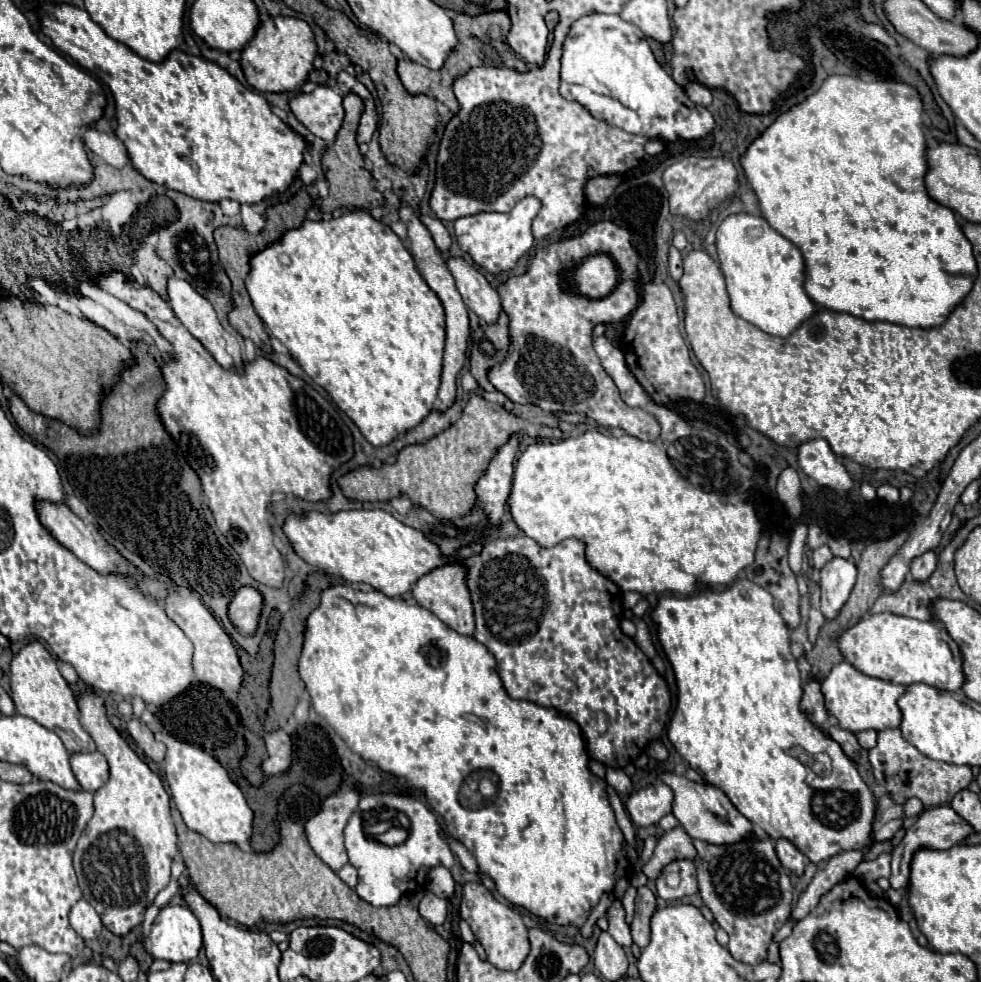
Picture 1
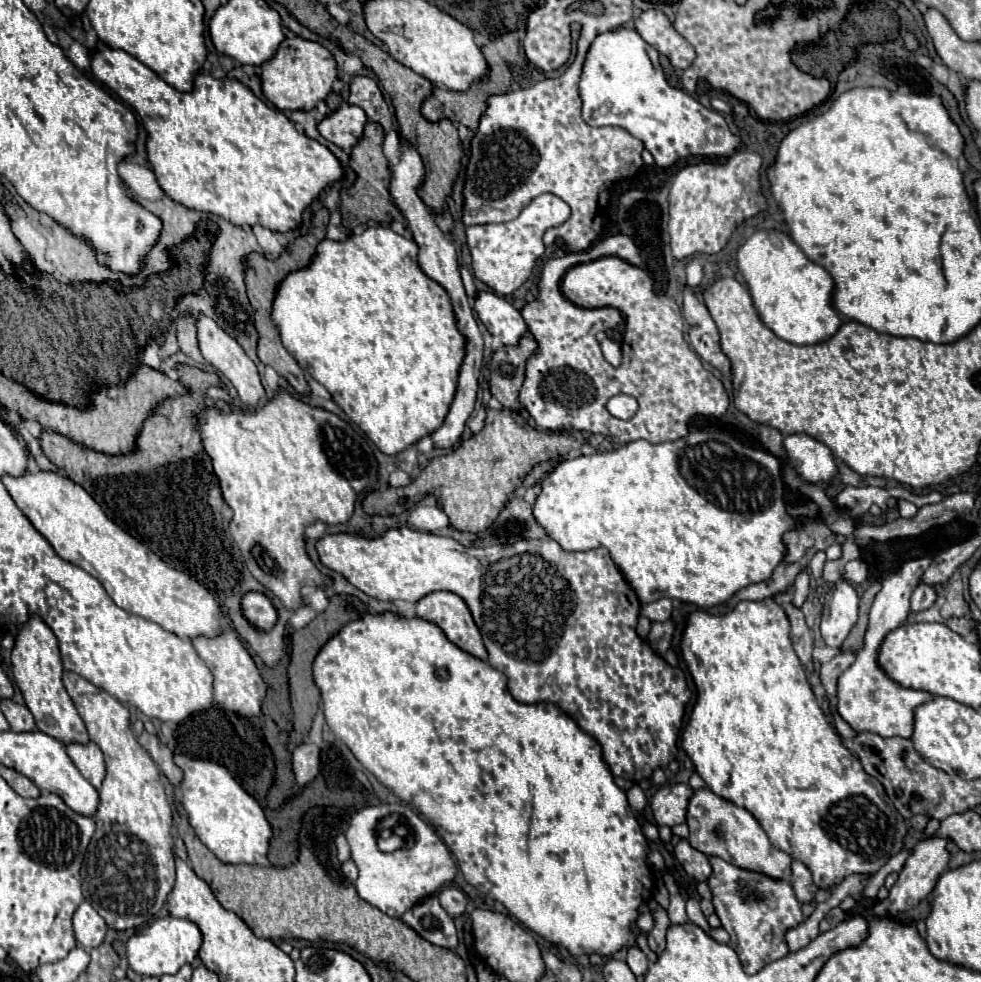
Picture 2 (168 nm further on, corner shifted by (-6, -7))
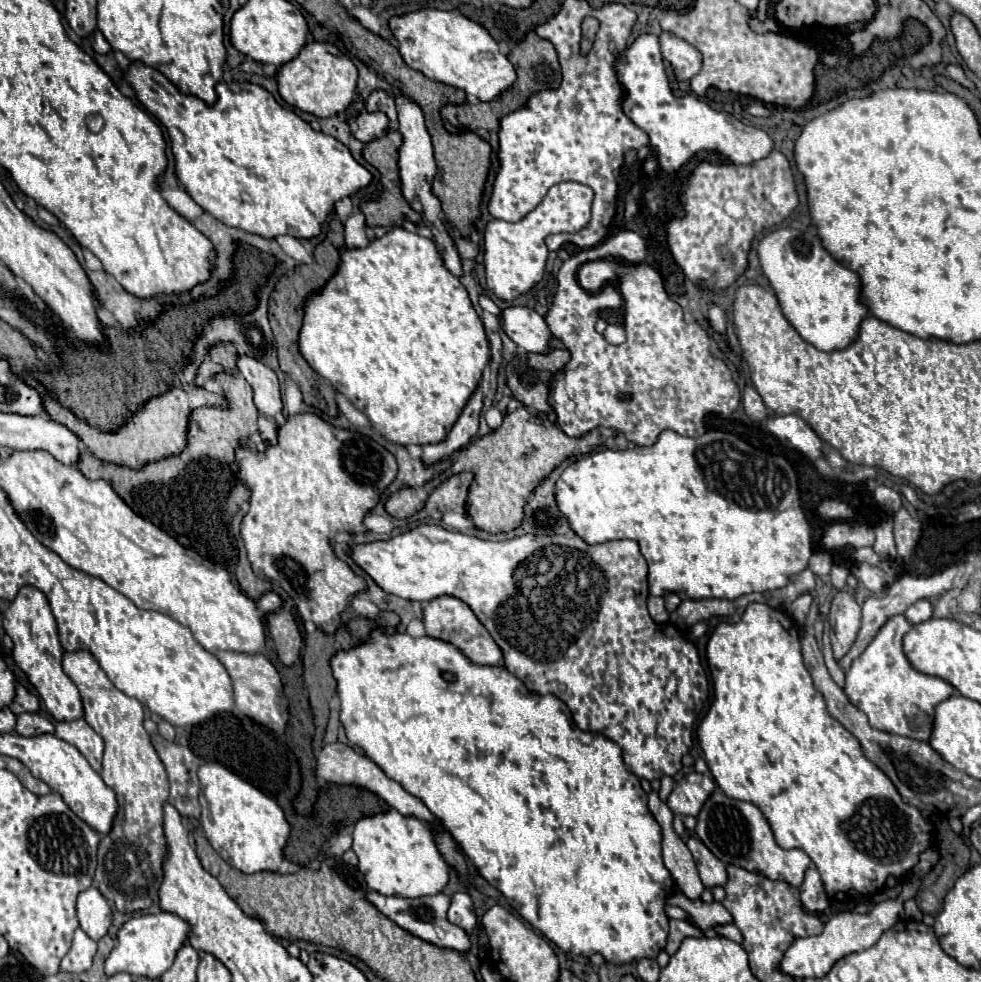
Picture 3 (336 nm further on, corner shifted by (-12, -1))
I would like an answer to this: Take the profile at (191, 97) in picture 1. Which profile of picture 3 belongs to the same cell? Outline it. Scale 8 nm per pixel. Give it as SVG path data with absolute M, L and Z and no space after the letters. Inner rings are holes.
M134 62L126 78L144 108L168 130L176 158L178 182L208 214L226 226L240 228L262 238L288 234L292 238L310 240L322 232L322 224L338 200L356 194L372 182L372 174L352 158L350 150L342 142L328 134L316 132L292 110L282 108L262 86L250 82L220 82L216 86L218 100L214 106L208 106L196 96L178 92L178 88L172 86L162 74L144 64Z

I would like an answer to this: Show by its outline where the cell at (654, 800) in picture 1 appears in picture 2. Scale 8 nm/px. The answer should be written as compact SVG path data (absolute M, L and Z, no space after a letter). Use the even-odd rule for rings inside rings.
M674 784L674 786L662 786L652 802L652 814L658 826L676 826L686 820L686 806L692 796L692 790L686 784Z

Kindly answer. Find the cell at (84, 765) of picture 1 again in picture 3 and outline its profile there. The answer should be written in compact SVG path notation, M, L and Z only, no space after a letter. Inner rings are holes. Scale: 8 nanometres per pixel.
M82 718L72 720L72 722L58 722L56 724L56 738L76 746L84 758L90 762L90 766L100 772L102 770L102 750L104 750L104 742L102 738L92 730L92 726L88 726Z

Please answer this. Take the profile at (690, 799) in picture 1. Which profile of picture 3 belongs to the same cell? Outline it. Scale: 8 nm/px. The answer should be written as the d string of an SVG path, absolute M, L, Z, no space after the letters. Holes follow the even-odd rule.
M714 790L714 794L706 800L704 808L700 810L696 834L708 846L708 850L724 864L740 866L770 880L782 880L794 888L800 888L800 884L804 882L804 872L812 864L806 852L798 848L784 850L776 844L770 824L758 806L742 800L732 800L722 790Z

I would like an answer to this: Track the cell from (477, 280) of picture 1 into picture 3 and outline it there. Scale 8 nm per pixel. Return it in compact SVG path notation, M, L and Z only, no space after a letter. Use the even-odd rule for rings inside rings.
M506 308L502 310L506 334L526 352L550 354L550 340L554 338L544 318L532 308Z

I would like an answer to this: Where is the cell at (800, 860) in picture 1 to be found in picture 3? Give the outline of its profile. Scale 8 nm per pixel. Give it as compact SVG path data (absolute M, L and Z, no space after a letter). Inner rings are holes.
M810 866L808 872L806 872L806 878L804 878L802 886L800 886L800 900L802 900L804 908L808 912L812 912L812 914L822 914L830 906L816 866Z

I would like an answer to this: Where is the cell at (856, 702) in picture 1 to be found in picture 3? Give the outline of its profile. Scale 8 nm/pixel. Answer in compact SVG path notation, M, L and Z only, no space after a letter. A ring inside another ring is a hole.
M902 614L888 618L868 648L848 668L844 692L852 704L856 704L856 708L868 716L872 728L928 742L934 728L936 704L948 700L956 690L950 682L912 668L902 650L902 638L910 628L912 626Z

